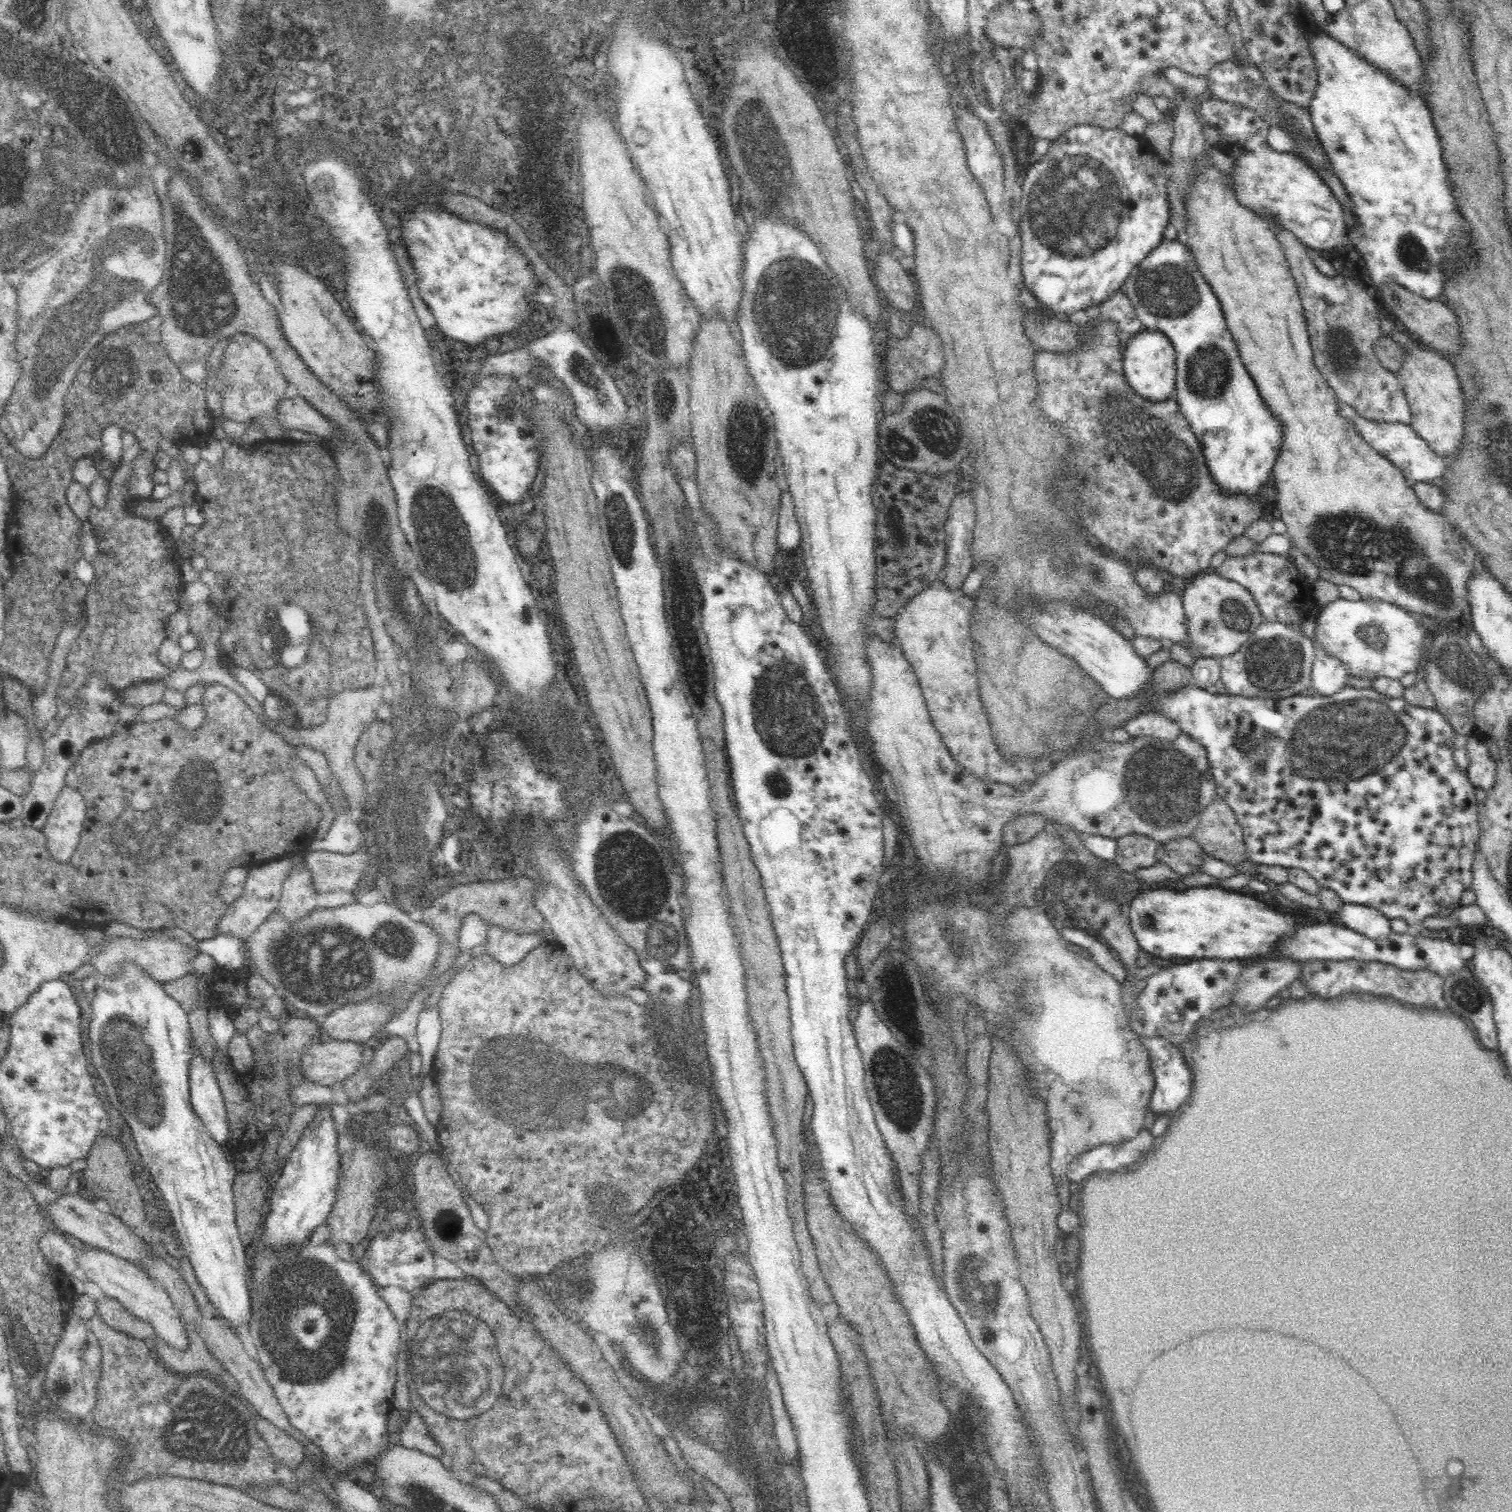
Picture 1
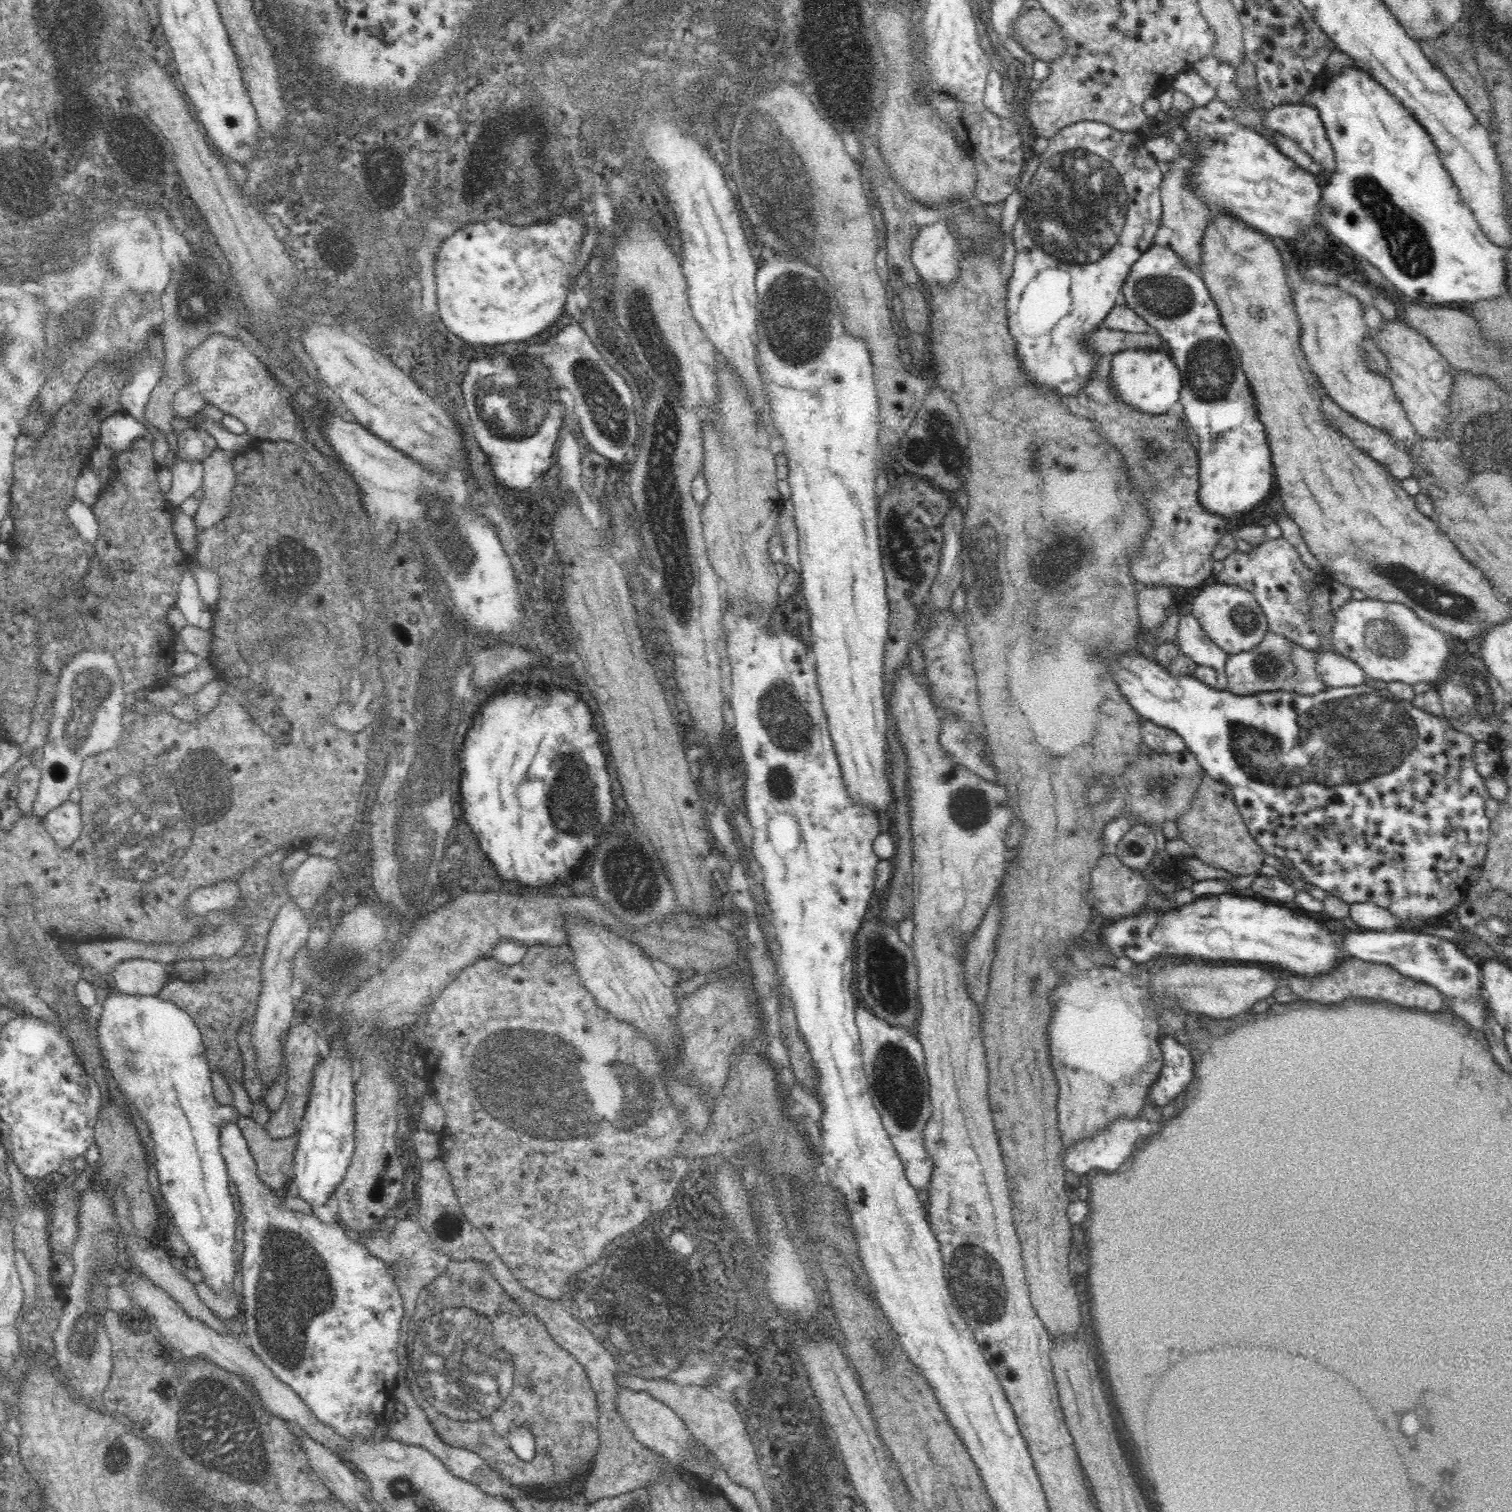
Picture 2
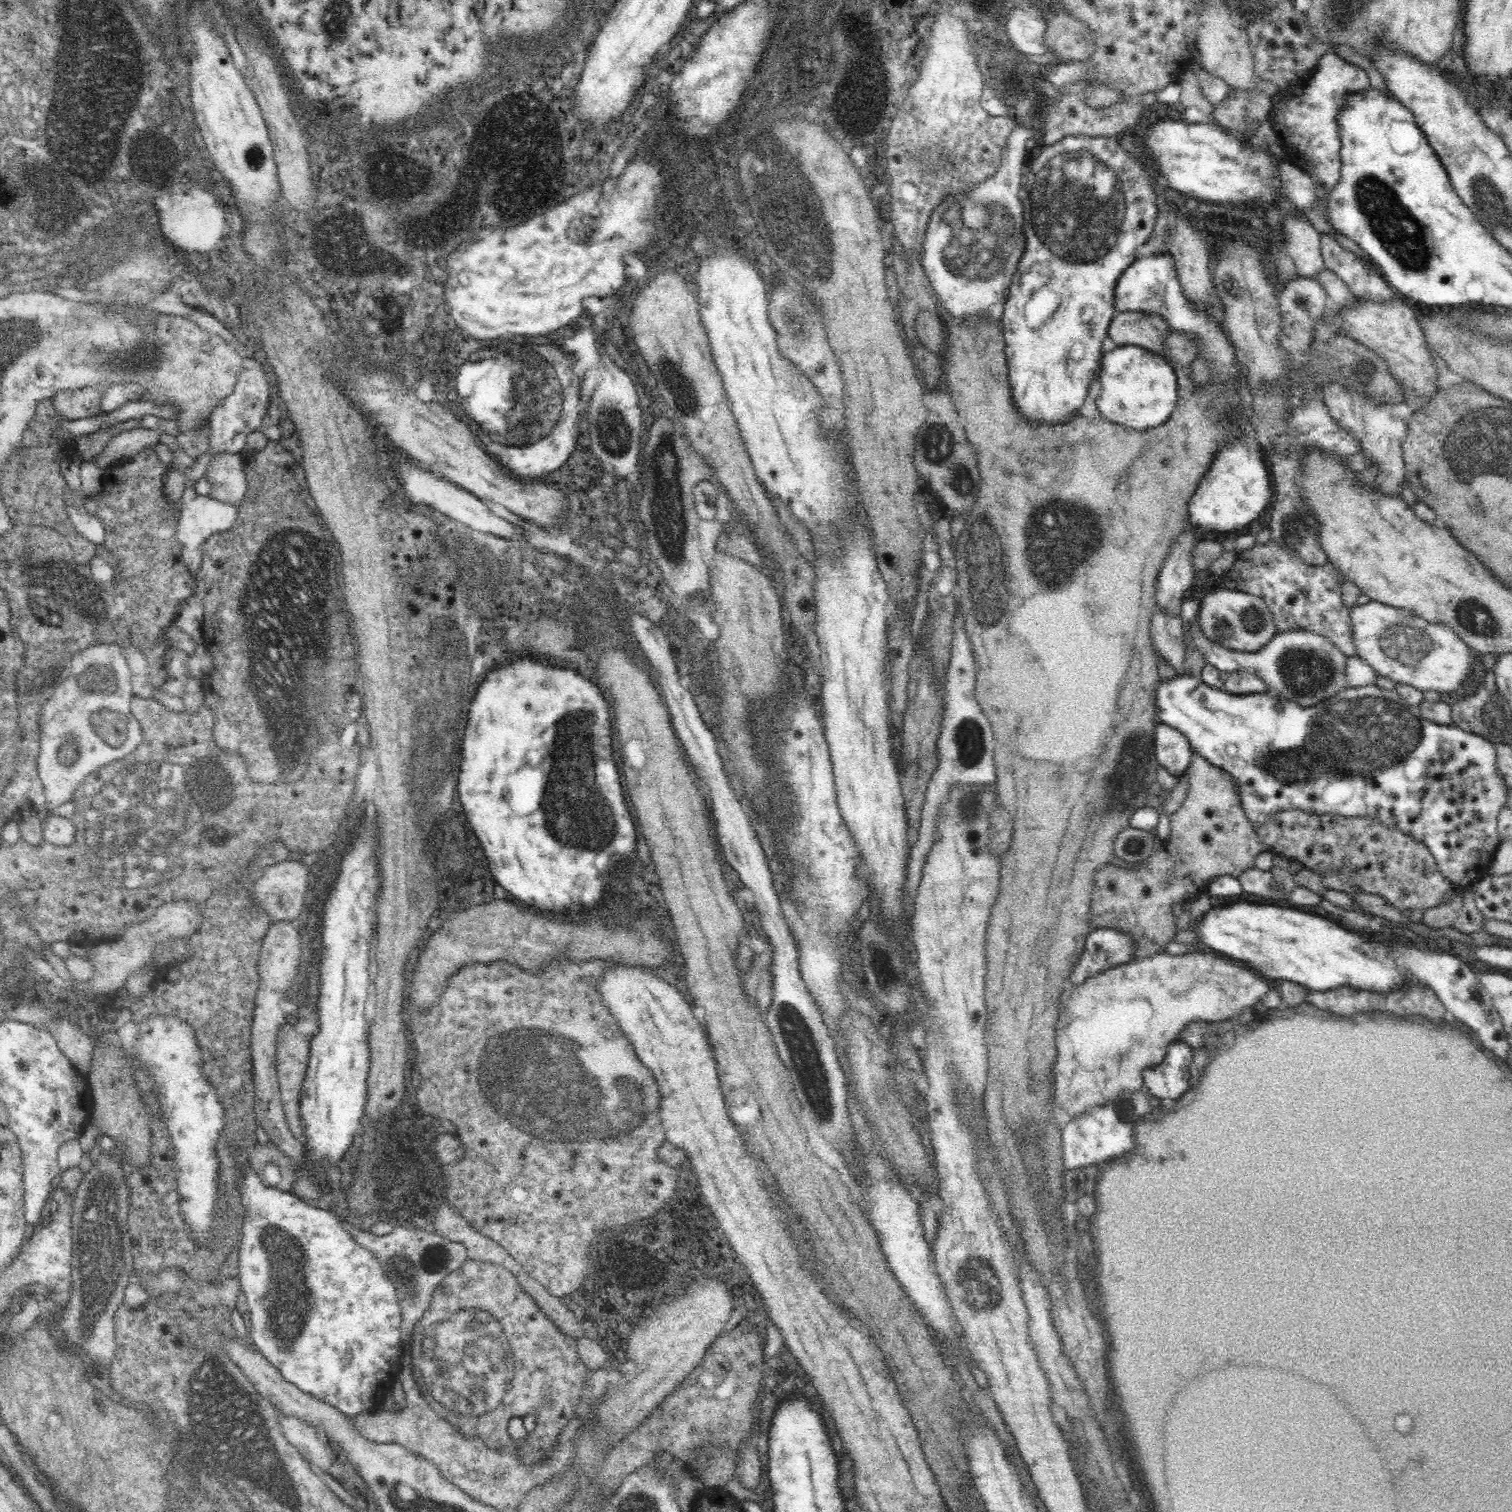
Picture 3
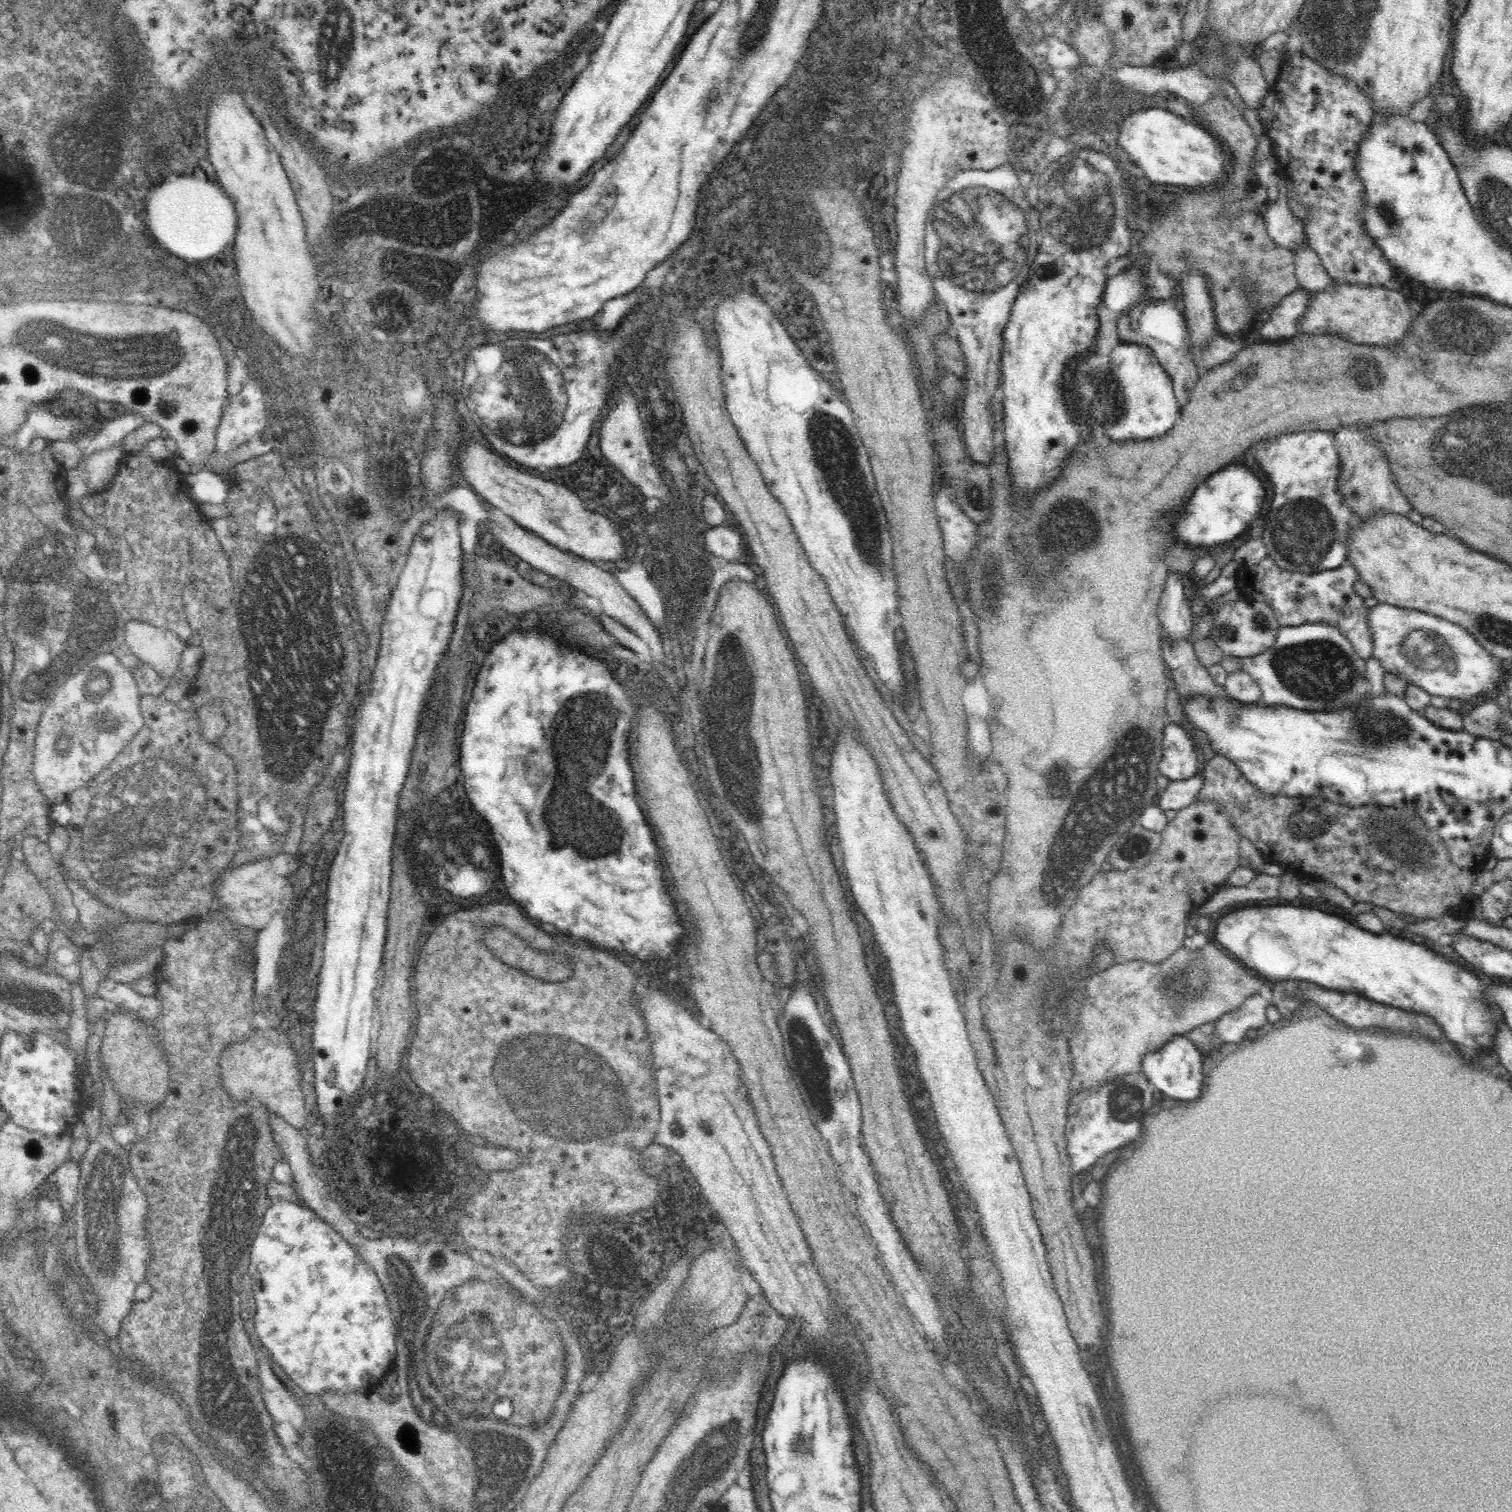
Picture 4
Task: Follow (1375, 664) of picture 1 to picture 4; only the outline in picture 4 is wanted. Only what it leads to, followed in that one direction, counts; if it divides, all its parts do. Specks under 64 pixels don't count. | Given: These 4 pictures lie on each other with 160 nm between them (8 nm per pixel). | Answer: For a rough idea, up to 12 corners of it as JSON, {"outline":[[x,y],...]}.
{"outline":[[1385,603],[1373,657],[1432,696],[1486,695],[1503,663],[1466,629]]}

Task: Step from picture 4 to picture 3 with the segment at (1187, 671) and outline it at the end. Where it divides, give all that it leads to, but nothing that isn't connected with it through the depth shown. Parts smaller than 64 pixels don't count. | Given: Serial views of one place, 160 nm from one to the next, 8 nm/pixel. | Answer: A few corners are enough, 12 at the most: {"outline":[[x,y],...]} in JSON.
{"outline":[[1156,612],[1151,618],[1152,643],[1178,675],[1186,649],[1180,617]]}

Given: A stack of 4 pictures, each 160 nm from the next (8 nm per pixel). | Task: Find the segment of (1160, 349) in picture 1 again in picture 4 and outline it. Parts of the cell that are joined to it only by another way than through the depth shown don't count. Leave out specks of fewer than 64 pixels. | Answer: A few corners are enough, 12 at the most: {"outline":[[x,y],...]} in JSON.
{"outline":[[1153,350],[1090,351],[1064,383],[1105,446],[1164,437],[1179,418]]}

